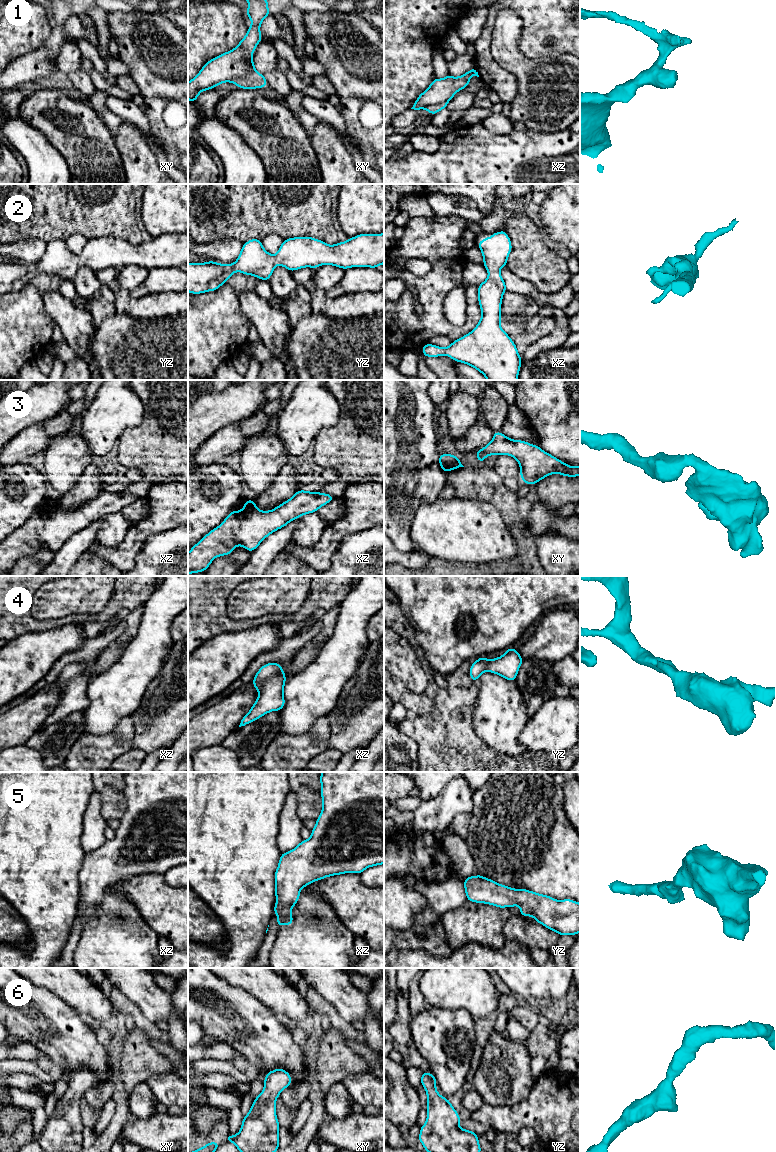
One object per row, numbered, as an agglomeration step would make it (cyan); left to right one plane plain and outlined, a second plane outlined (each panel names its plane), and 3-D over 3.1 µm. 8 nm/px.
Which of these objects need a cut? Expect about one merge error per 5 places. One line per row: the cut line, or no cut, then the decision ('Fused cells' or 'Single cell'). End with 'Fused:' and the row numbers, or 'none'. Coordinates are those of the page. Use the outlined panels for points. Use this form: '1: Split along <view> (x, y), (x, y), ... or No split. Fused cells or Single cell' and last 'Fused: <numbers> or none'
1: Split along xy (257, 73), (247, 77), (235, 77), (231, 82). Fused cells
2: No split. Single cell
3: No split. Single cell
4: No split. Single cell
5: No split. Single cell
6: No split. Single cell
Fused: 1

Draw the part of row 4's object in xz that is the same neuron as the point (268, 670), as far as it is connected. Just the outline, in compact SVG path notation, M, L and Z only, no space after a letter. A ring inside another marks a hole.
M267 663L256 673L252 683L259 692L249 712L242 718L239 727L245 726L271 711L280 711L285 706L283 695L286 672L280 663Z

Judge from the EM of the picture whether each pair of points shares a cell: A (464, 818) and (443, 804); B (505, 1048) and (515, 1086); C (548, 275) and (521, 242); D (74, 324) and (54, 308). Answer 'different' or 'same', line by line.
A: different
B: same
C: same
D: same

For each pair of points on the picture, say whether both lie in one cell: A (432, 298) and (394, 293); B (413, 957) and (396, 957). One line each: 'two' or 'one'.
A: two
B: one

